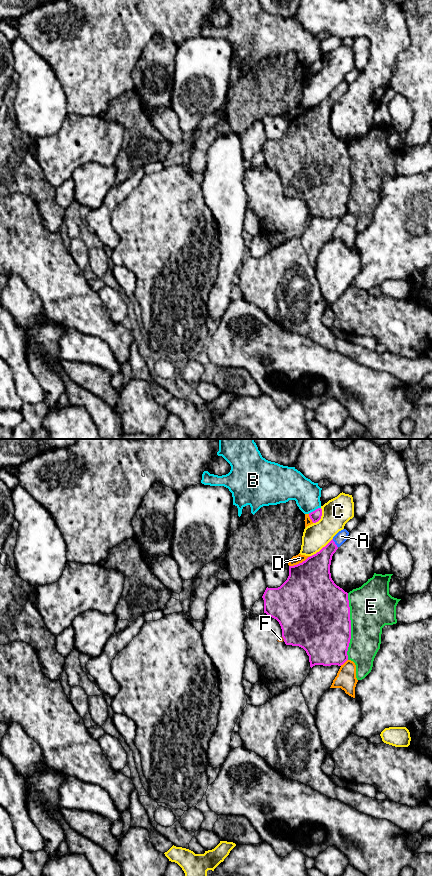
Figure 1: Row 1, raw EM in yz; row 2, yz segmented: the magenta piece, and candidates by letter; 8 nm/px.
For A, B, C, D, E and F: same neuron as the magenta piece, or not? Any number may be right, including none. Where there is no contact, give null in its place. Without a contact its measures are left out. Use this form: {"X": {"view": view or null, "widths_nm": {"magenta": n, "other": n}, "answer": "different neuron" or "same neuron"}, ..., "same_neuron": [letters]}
{"A": {"view": "yz", "widths_nm": {"magenta": 220, "other": 90}, "answer": "same neuron"}, "B": {"view": "yz", "widths_nm": {"magenta": 90, "other": 220}, "answer": "different neuron"}, "C": {"view": "yz", "widths_nm": {"magenta": 300, "other": 200}, "answer": "different neuron"}, "D": {"view": "yz", "widths_nm": {"magenta": 420, "other": 70}, "answer": "different neuron"}, "E": {"view": "yz", "widths_nm": {"magenta": 480, "other": 360}, "answer": "different neuron"}, "F": {"view": "yz", "widths_nm": {"magenta": 460, "other": 40}, "answer": "different neuron"}, "same_neuron": ["A"]}

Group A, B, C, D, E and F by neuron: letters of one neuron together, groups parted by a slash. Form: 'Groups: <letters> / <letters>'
Groups: A / B / C / D / E / F

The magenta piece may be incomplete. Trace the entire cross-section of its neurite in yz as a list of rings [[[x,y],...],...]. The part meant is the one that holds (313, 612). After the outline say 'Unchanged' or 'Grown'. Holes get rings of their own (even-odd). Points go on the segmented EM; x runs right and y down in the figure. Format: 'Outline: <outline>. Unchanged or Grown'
Outline: [[[339,531],[333,539],[316,554],[302,563],[289,566],[287,580],[278,588],[266,588],[262,598],[264,613],[276,619],[282,629],[282,637],[286,645],[299,646],[309,656],[310,667],[315,665],[343,665],[348,660],[348,647],[351,639],[351,620],[348,593],[337,586],[331,578],[330,565],[333,554],[347,540],[349,532]]]. Grown

